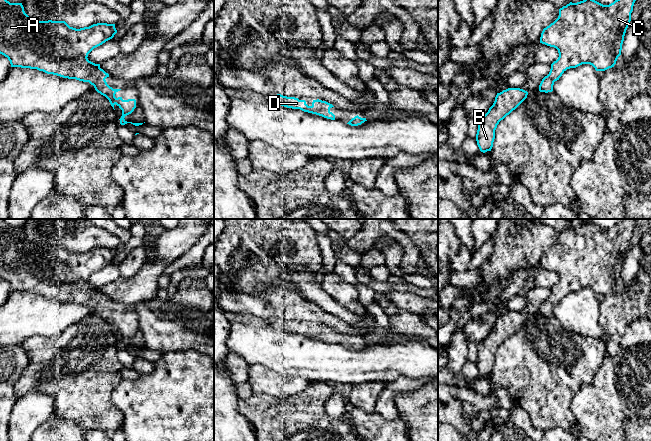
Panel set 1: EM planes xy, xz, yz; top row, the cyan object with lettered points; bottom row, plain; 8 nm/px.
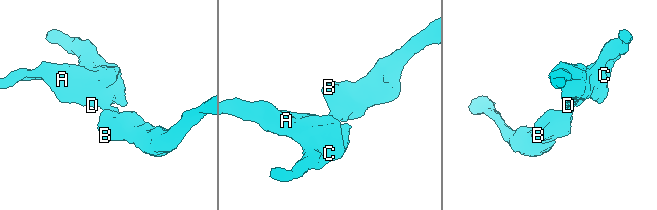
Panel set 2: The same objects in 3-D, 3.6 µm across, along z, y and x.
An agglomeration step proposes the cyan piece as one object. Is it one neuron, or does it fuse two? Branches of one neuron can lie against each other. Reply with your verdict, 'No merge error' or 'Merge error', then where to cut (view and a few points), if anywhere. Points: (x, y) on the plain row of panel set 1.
No merge error. No split

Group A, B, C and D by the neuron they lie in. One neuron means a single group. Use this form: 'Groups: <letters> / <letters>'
Groups: A B C D

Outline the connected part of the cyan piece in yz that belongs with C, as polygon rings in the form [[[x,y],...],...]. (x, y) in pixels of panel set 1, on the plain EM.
[[[623,219],[609,229],[603,229],[591,222],[572,227],[559,233],[558,242],[543,253],[540,267],[558,274],[559,281],[551,288],[550,296],[540,309],[540,316],[552,316],[554,306],[570,292],[582,288],[592,289],[596,295],[605,295],[614,291],[621,279],[626,254],[631,245],[631,237],[637,219]]]

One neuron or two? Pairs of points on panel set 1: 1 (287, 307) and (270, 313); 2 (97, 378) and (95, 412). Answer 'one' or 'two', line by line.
1: two
2: one

